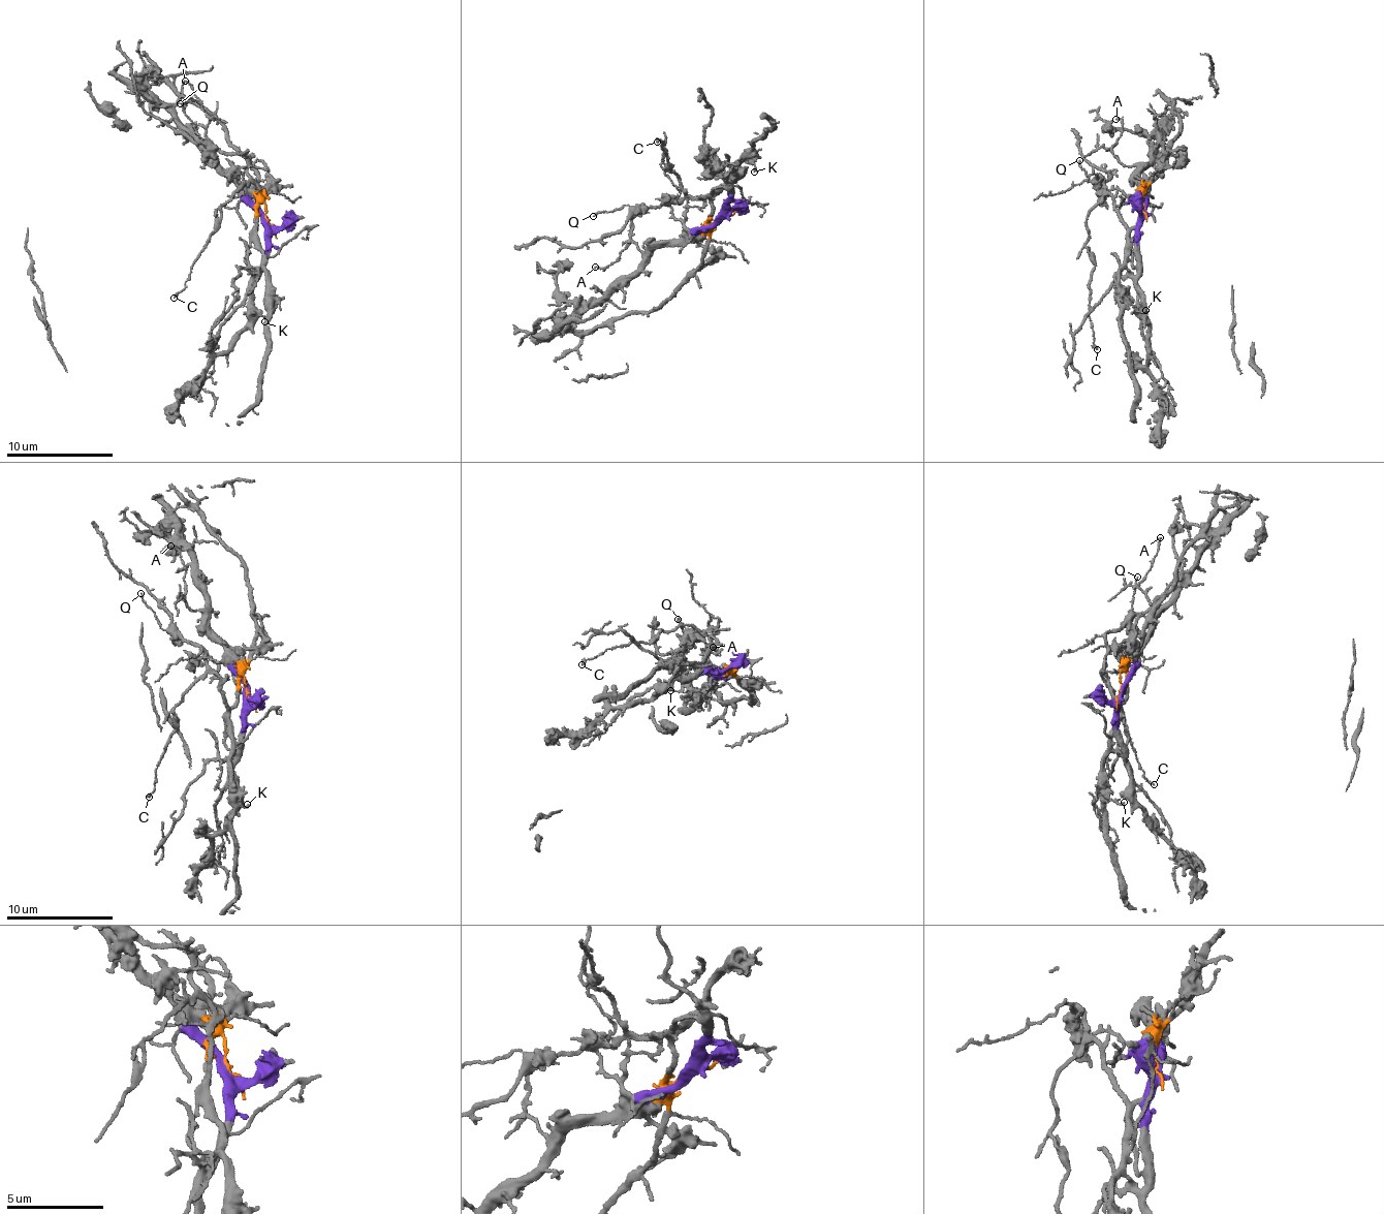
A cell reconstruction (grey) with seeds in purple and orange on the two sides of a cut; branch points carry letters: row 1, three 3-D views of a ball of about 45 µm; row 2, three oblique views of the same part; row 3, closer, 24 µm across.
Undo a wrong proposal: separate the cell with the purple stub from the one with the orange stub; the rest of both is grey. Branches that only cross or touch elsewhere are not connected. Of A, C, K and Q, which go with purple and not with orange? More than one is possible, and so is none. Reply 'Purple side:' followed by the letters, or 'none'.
Purple side: A

